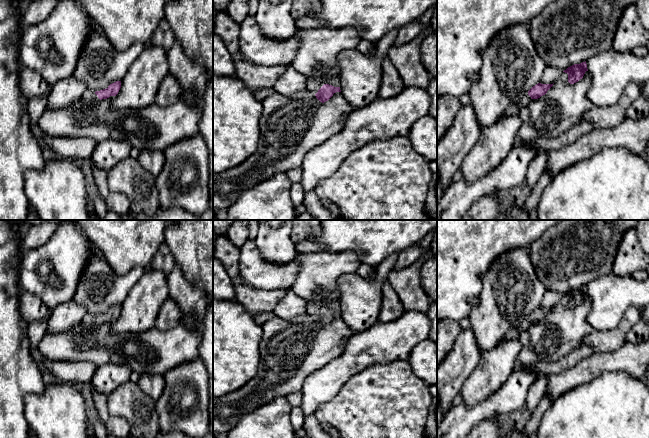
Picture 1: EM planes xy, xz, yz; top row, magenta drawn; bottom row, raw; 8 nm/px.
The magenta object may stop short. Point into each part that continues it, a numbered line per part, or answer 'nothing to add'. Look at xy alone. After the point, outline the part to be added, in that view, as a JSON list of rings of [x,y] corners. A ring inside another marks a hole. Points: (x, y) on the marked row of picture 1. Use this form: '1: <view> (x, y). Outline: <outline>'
1: xy (89, 96). Outline: [[[87,89],[83,94],[83,100],[86,103],[92,103],[92,104],[98,104],[100,102],[100,99],[98,96],[91,90]]]

